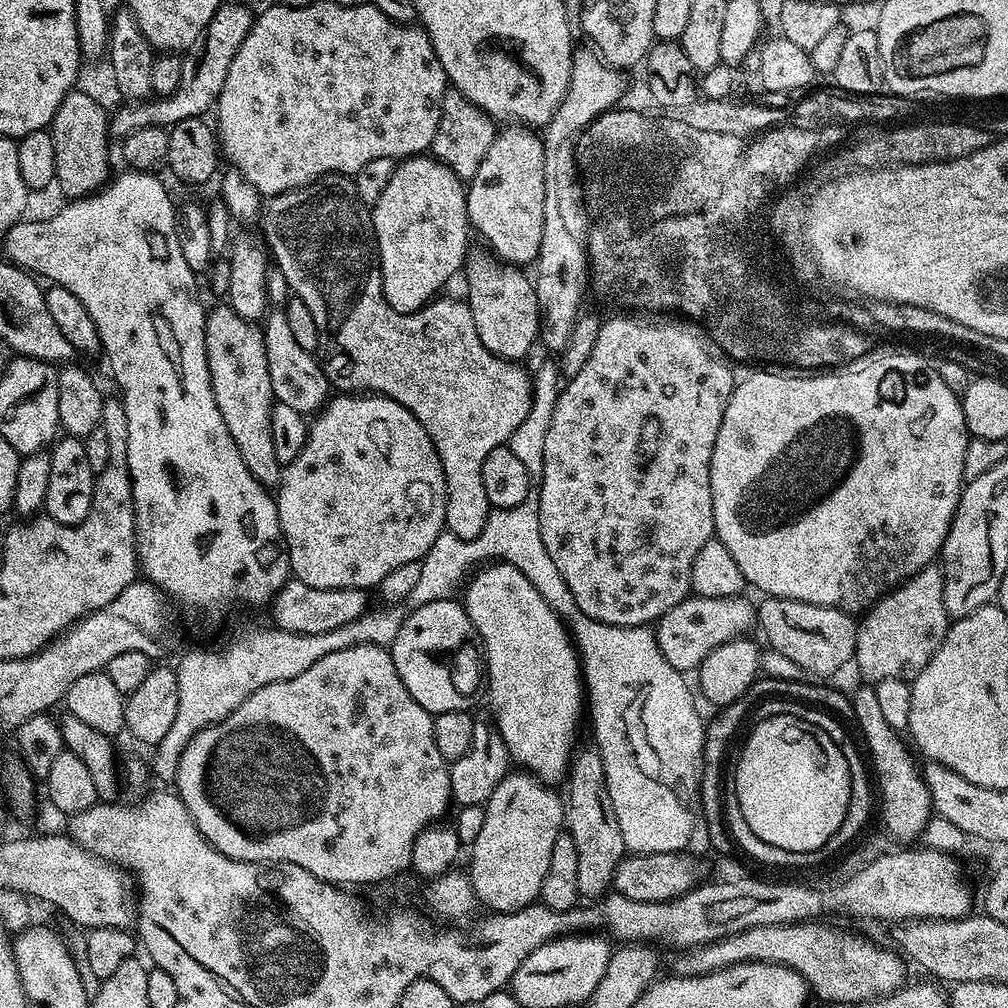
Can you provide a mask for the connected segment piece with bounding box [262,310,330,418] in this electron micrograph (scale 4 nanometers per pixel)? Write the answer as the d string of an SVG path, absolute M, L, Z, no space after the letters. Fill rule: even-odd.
M269 311L262 321L262 331L266 346L266 367L270 370L270 390L275 403L291 406L305 418L319 412L330 399L328 372L320 369L319 362L312 357L315 355L309 349L298 346L283 311Z

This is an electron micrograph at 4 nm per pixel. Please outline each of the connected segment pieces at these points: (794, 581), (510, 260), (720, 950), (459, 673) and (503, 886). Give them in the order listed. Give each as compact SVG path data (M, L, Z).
M892 352L889 356L877 355L874 358L874 366L869 366L866 362L866 370L861 370L859 366L853 367L851 370L832 370L827 374L784 374L788 376L779 376L776 370L756 370L753 376L748 376L744 381L737 383L732 390L732 397L726 406L726 414L722 418L722 426L718 426L718 442L714 442L714 454L710 458L710 494L712 495L712 505L714 506L714 533L715 539L722 542L722 546L726 546L726 550L730 550L734 562L738 562L738 570L742 570L745 581L749 585L752 584L758 591L764 592L765 597L777 596L778 598L786 598L787 600L797 600L798 602L810 602L818 606L826 606L827 608L837 608L849 614L863 614L887 592L891 592L898 584L903 584L905 580L909 580L914 574L921 572L927 564L933 563L939 557L940 550L944 546L944 540L948 537L948 531L952 525L952 519L956 513L956 507L960 501L961 491L966 483L964 478L964 459L966 458L966 450L970 443L968 435L968 427L966 426L966 418L962 414L962 406L960 405L960 396L954 390L950 390L950 386L946 386L946 382L942 382L940 377L940 369L935 363L931 364L924 356L919 356L916 352Z
M504 126L497 131L478 174L467 185L468 223L485 240L493 256L505 264L528 266L540 255L542 246L542 202L544 201L544 141L528 126Z
M820 922L754 926L738 934L724 936L709 944L699 944L679 953L674 968L677 976L705 976L742 962L781 964L797 972L806 981L811 995L832 1004L859 1005L861 1000L877 1000L905 987L904 964L899 951L883 948L864 936L843 932Z
M449 598L411 609L390 651L398 678L402 678L402 686L406 686L410 698L437 716L446 714L446 710L466 712L473 707L468 695L476 680L467 676L468 668L464 665L463 656L467 648L477 647L477 644L476 629L472 627L468 611L459 599Z
M512 770L498 782L498 790L490 794L486 810L486 822L478 838L470 845L472 865L466 868L466 875L472 881L477 901L493 913L517 912L528 904L537 903L546 870L550 870L550 850L554 850L554 838L566 824L566 804L556 793L555 787L544 784L527 770Z

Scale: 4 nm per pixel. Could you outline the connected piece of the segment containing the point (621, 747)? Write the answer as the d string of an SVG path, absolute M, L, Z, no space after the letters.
M577 608L572 612L567 612L564 617L562 617L565 625L570 629L571 635L574 637L574 643L576 645L576 650L580 658L580 666L582 669L582 683L586 689L586 708L590 713L592 711L592 732L596 735L596 740L594 740L595 747L600 749L600 757L602 758L602 766L606 770L606 786L610 790L610 802L614 802L614 814L618 814L618 826L622 829L622 842L624 843L625 849L629 853L635 854L637 852L684 852L687 849L687 844L692 840L692 831L695 830L696 824L698 828L698 801L700 798L700 775L704 769L704 729L706 727L705 717L700 717L700 712L696 709L697 697L694 695L692 697L692 692L688 689L688 684L686 681L685 673L675 672L674 666L664 663L664 655L662 650L642 650L636 642L630 642L626 638L626 626L610 626L608 630L608 624L606 622L598 622L594 618L590 618L586 614L582 614L582 610Z

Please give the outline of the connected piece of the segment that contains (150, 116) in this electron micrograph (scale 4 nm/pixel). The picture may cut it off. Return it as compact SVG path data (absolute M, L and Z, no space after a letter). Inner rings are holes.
M221 3L214 18L210 18L204 30L201 56L188 54L183 57L182 78L178 81L178 90L169 96L161 96L147 100L134 100L121 103L121 108L111 113L110 132L113 137L129 136L134 130L142 130L146 126L158 126L169 129L172 125L186 118L204 118L215 109L216 99L220 96L222 82L226 82L226 74L230 71L230 62L234 62L234 54L238 54L238 46L242 46L242 38L250 34L254 12L244 4Z

